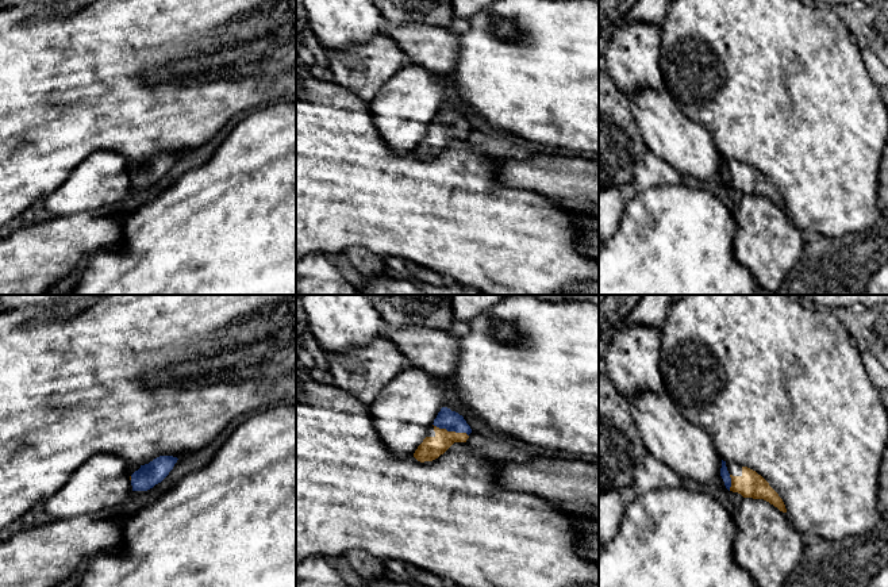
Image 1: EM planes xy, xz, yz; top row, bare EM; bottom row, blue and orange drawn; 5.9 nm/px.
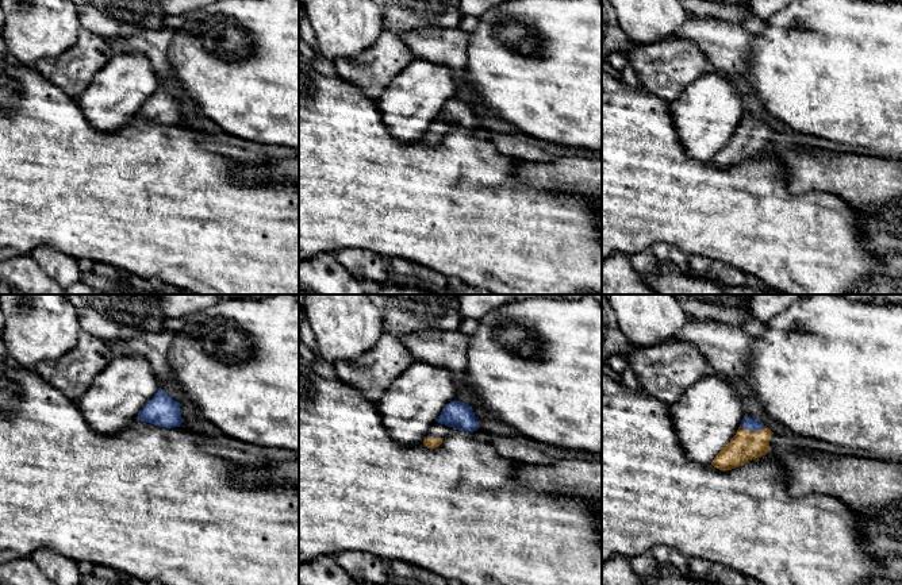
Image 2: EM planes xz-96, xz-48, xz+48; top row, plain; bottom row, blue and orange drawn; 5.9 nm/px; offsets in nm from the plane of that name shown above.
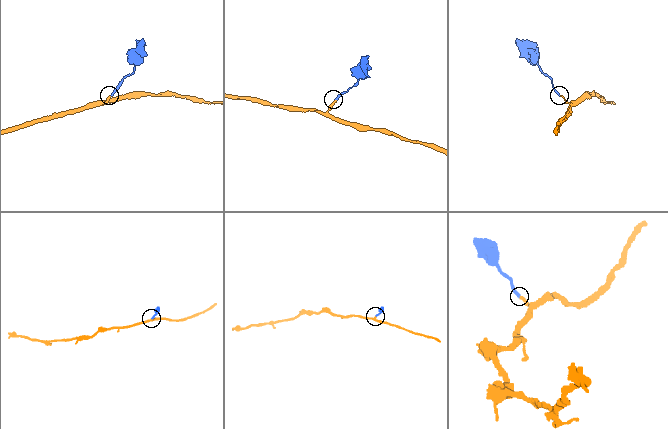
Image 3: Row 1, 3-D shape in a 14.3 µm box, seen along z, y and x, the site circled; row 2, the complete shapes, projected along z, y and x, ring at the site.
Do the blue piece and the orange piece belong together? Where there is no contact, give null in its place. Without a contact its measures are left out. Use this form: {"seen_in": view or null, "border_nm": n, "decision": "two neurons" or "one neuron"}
{"seen_in": "xz", "border_nm": 220, "decision": "one neuron"}

